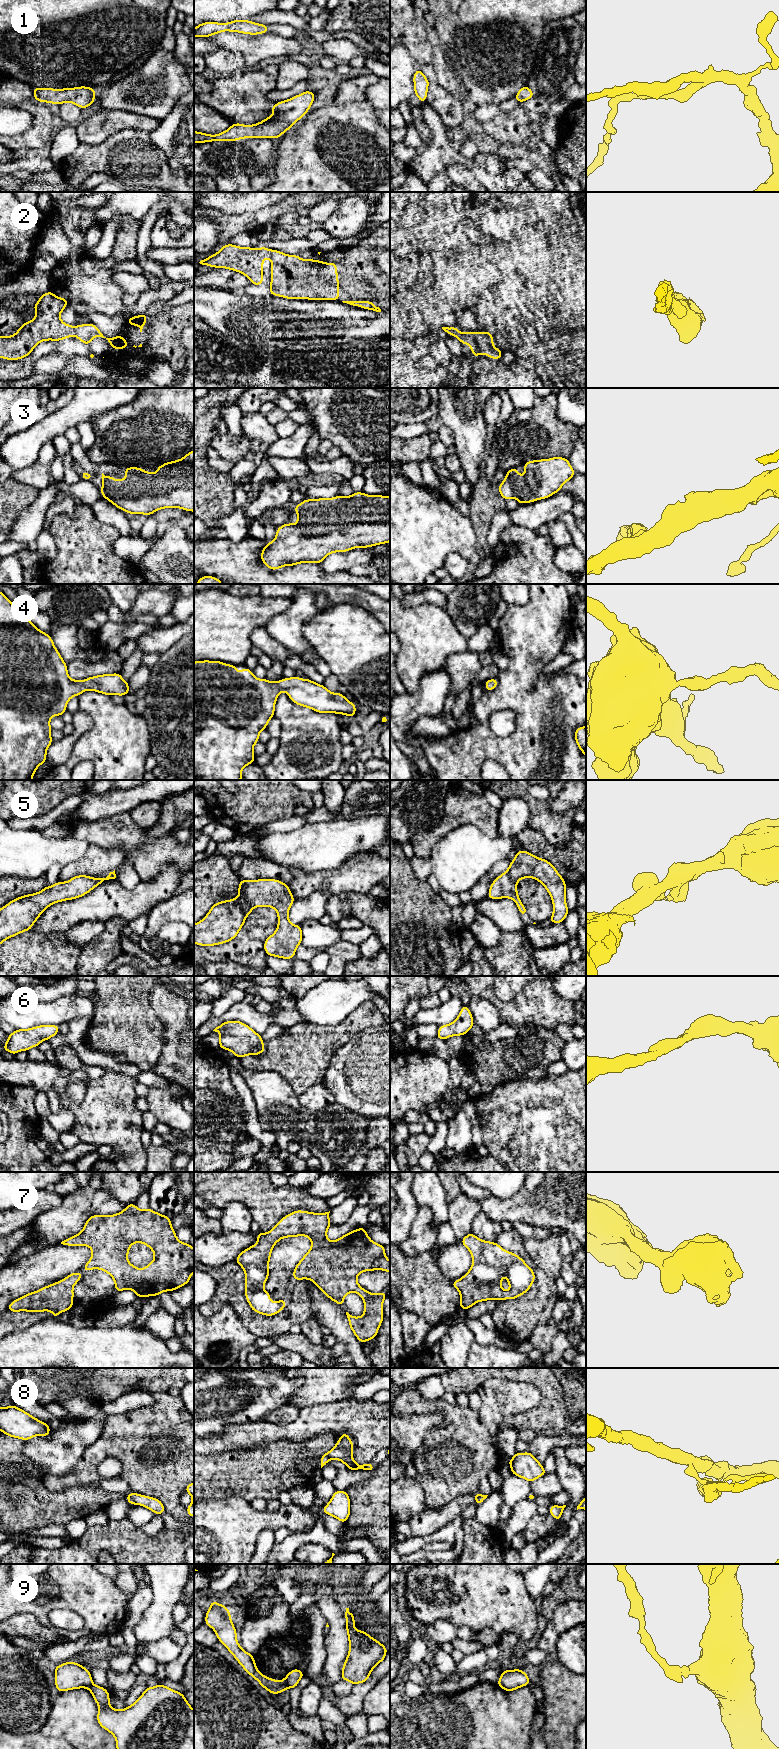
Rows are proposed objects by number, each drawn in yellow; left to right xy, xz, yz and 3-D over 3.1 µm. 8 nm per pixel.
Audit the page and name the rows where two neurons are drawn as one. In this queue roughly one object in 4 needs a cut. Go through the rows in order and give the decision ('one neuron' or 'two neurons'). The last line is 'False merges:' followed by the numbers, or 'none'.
1: one neuron
2: one neuron
3: one neuron
4: one neuron
5: one neuron
6: one neuron
7: one neuron
8: two neurons
9: two neurons
False merges: 8, 9

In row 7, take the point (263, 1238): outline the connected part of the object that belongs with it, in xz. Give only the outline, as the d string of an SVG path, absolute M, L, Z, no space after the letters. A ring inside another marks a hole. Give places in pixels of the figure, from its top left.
M302 1210L294 1211L283 1217L268 1233L257 1233L256 1244L242 1251L235 1259L245 1272L245 1296L251 1309L259 1314L273 1316L286 1307L286 1299L276 1302L270 1301L270 1293L263 1289L269 1277L269 1260L274 1245L282 1238L306 1236L311 1239L311 1248L299 1261L293 1270L296 1281L309 1279L329 1299L343 1306L345 1296L354 1292L364 1300L364 1314L353 1317L346 1312L349 1326L356 1338L364 1343L376 1337L384 1319L383 1301L387 1297L386 1291L373 1294L363 1289L357 1282L361 1272L384 1270L390 1273L390 1261L385 1255L385 1246L373 1242L366 1233L365 1227L351 1231L335 1241L327 1239L327 1229L331 1227L329 1212L313 1213Z

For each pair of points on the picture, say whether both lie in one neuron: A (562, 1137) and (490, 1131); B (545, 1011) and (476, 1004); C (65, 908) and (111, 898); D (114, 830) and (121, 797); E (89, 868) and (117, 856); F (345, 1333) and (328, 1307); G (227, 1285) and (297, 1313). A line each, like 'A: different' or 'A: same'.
A: same
B: different
C: same
D: different
E: same
F: same
G: same

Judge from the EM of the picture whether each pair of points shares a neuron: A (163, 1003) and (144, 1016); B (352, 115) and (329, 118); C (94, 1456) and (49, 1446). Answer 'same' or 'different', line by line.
A: different
B: same
C: different

